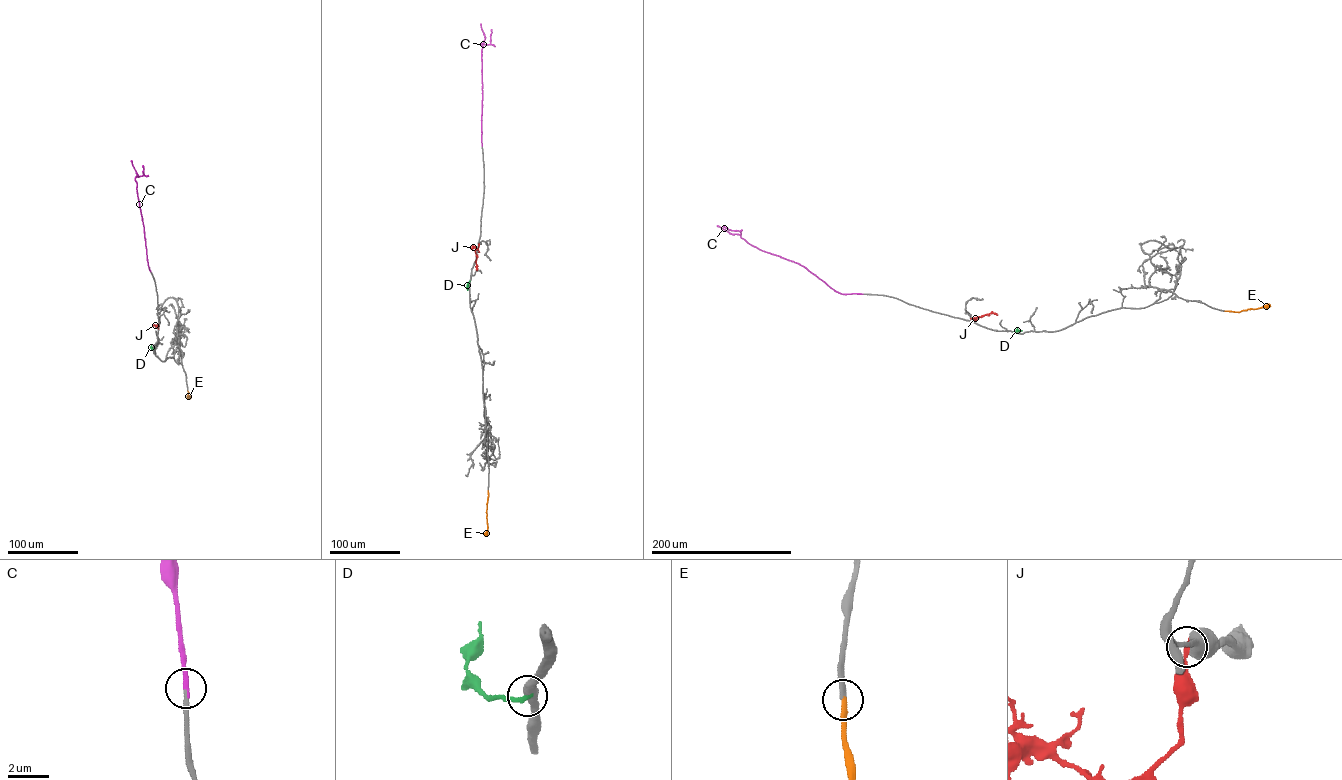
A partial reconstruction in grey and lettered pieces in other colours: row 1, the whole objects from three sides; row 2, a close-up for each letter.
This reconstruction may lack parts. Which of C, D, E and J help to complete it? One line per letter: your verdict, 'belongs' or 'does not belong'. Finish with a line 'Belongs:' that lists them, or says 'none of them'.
C: belongs
D: does not belong
E: belongs
J: does not belong
Belongs: C, E

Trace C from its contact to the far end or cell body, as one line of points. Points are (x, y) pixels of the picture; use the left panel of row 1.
C: (150, 271), (135, 180), (138, 175), (131, 160)

